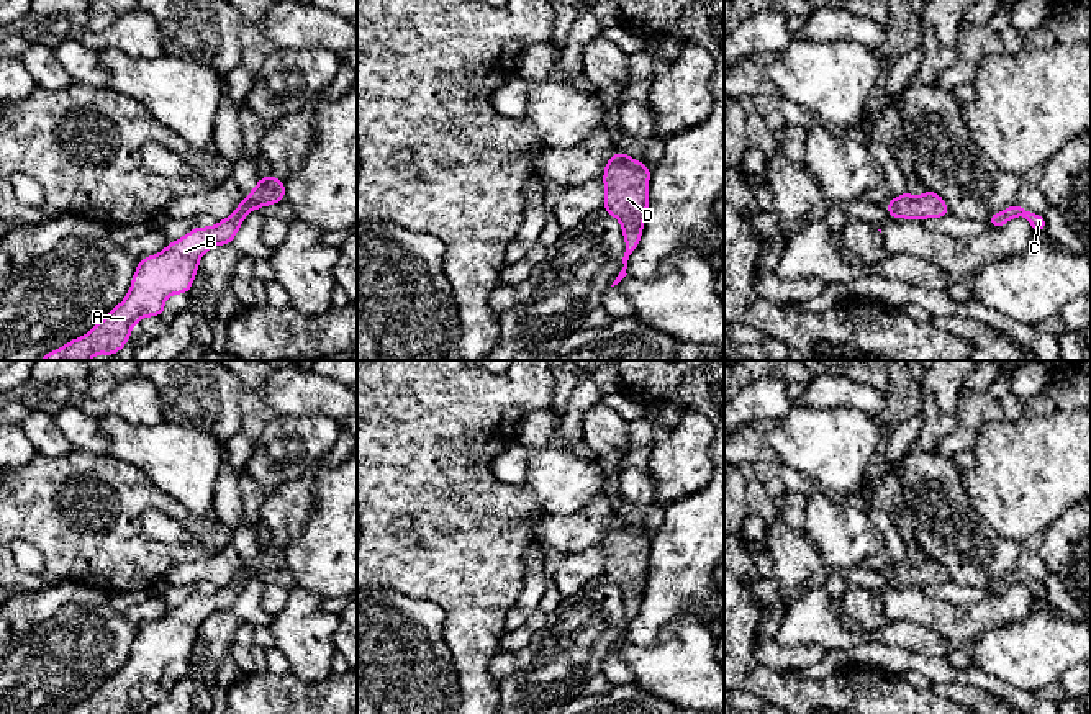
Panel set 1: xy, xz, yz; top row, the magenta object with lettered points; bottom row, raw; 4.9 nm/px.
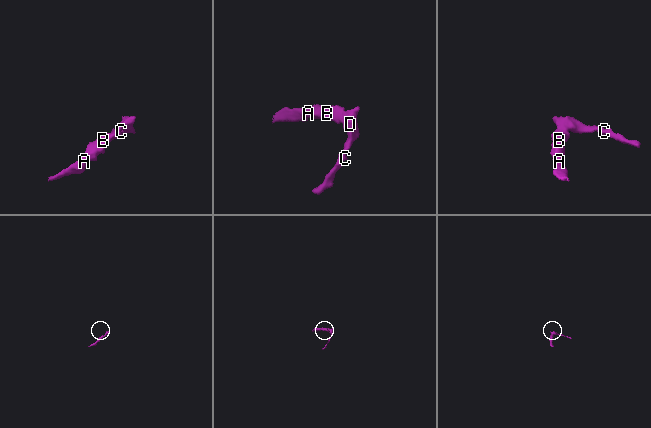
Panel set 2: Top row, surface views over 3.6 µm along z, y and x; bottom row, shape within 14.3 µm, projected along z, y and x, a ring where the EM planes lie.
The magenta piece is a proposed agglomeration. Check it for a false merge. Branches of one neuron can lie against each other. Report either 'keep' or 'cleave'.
keep

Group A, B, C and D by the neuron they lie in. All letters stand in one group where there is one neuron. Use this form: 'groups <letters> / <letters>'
groups A B C D

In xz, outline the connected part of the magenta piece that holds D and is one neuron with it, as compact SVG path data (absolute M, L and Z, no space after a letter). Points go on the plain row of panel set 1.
M619 517L606 527L603 550L606 557L603 575L621 588L626 619L622 637L611 653L618 652L627 640L629 622L637 616L642 603L644 586L649 575L649 544L652 536Z

